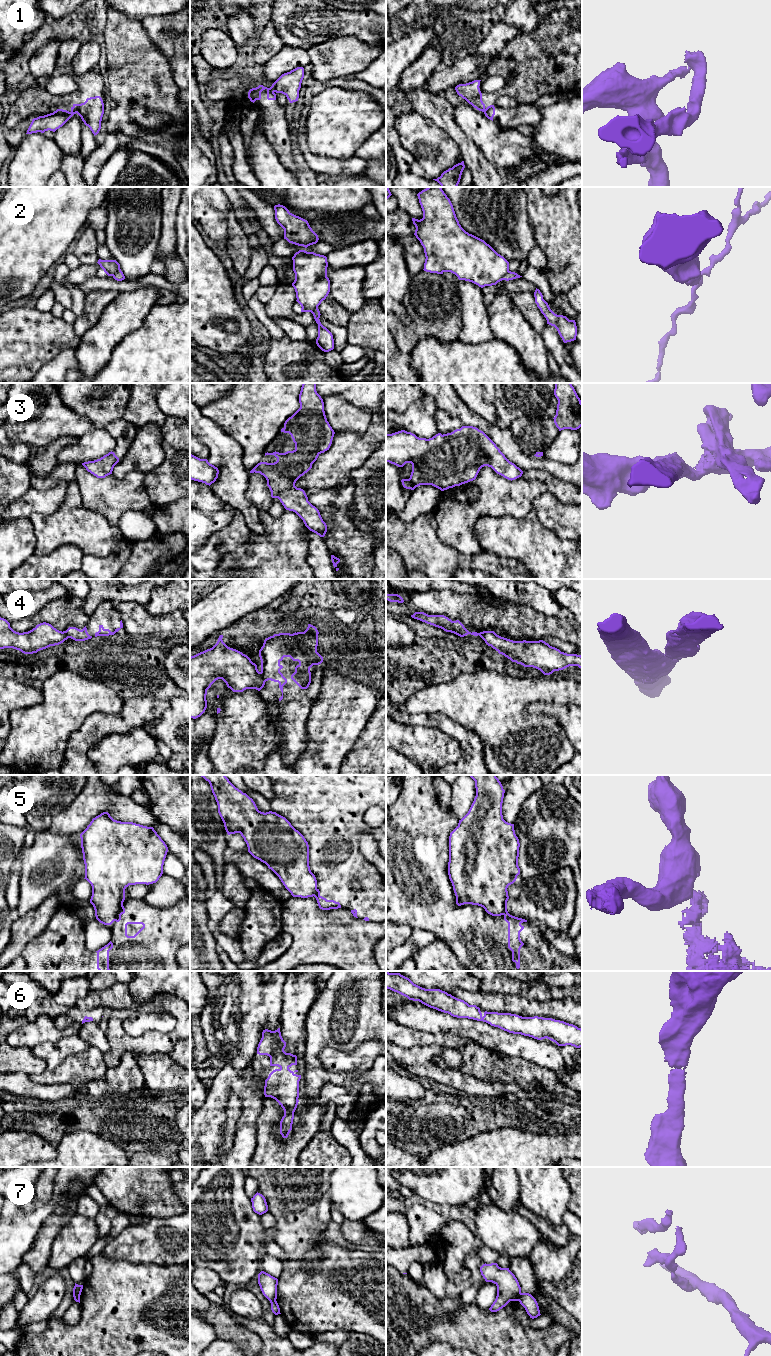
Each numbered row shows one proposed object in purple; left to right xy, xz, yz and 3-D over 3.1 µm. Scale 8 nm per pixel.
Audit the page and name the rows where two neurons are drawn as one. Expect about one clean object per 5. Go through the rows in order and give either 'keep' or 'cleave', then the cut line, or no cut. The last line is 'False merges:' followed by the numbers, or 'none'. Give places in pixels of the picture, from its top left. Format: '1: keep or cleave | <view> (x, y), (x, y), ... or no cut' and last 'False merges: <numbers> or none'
1: cleave | xy (72, 107), (76, 112)
2: cleave | yz (509, 271), (504, 279)
3: keep | no cut
4: cleave | xz (260, 672), (265, 681)
5: cleave | xy (122, 905), (119, 913), (113, 920)
6: keep | no cut
7: cleave | yz (521, 1293), (517, 1300)
False merges: 1, 2, 4, 5, 7

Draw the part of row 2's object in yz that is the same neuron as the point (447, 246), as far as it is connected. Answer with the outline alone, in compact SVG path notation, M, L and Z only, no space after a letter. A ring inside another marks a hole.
M427 187L419 192L417 196L423 211L423 218L420 220L412 218L412 221L416 227L414 235L424 248L426 257L424 271L437 274L451 272L455 274L459 280L472 282L481 288L496 285L498 282L505 280L509 272L509 262L484 240L469 234L461 227L452 203L441 187Z

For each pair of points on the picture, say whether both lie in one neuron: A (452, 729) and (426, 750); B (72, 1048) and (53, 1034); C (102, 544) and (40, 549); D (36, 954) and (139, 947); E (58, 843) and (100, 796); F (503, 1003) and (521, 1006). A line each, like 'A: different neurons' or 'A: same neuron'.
A: different neurons
B: different neurons
C: same neuron
D: same neuron
E: different neurons
F: same neuron

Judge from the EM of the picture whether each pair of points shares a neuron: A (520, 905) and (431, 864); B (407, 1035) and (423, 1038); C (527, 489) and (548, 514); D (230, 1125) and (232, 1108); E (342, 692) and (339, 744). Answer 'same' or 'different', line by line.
A: different
B: same
C: different
D: same
E: same

